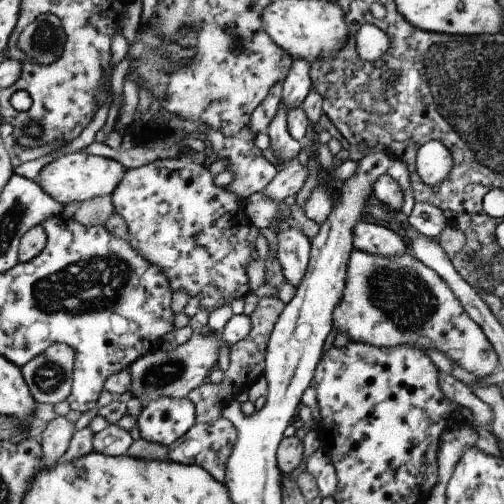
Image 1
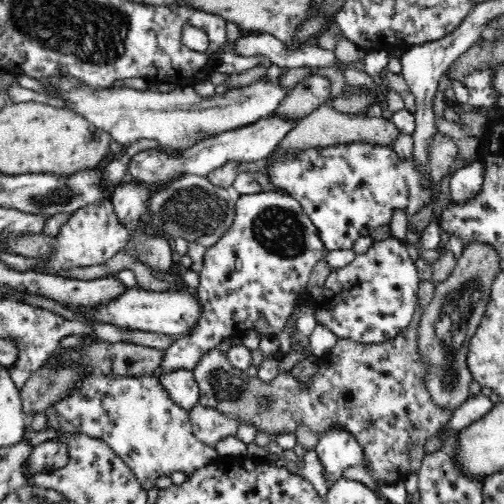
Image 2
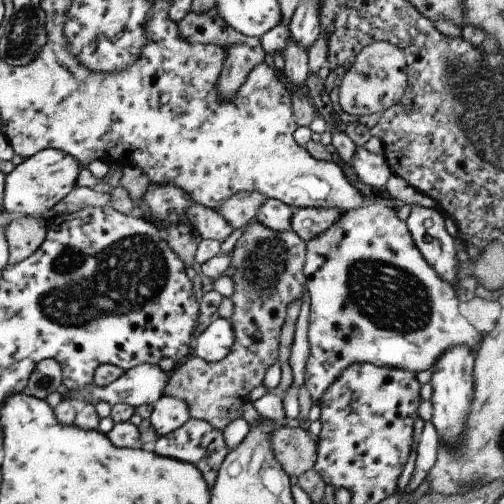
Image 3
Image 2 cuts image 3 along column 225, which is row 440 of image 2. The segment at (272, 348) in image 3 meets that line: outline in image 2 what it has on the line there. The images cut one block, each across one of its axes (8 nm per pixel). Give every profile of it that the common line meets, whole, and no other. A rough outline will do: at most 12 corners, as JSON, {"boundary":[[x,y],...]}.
{"boundary":[[436,284],[392,340],[340,338],[306,392],[214,346],[198,402],[274,438],[340,424],[400,486],[454,418],[418,342]]}

